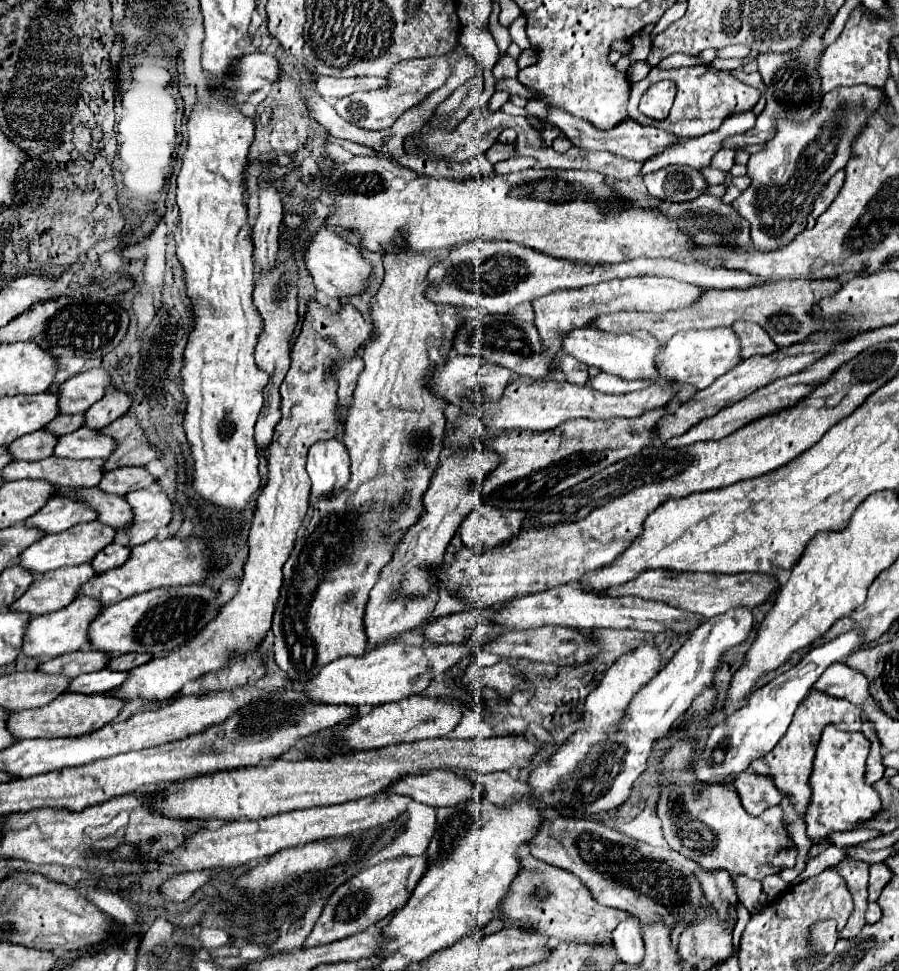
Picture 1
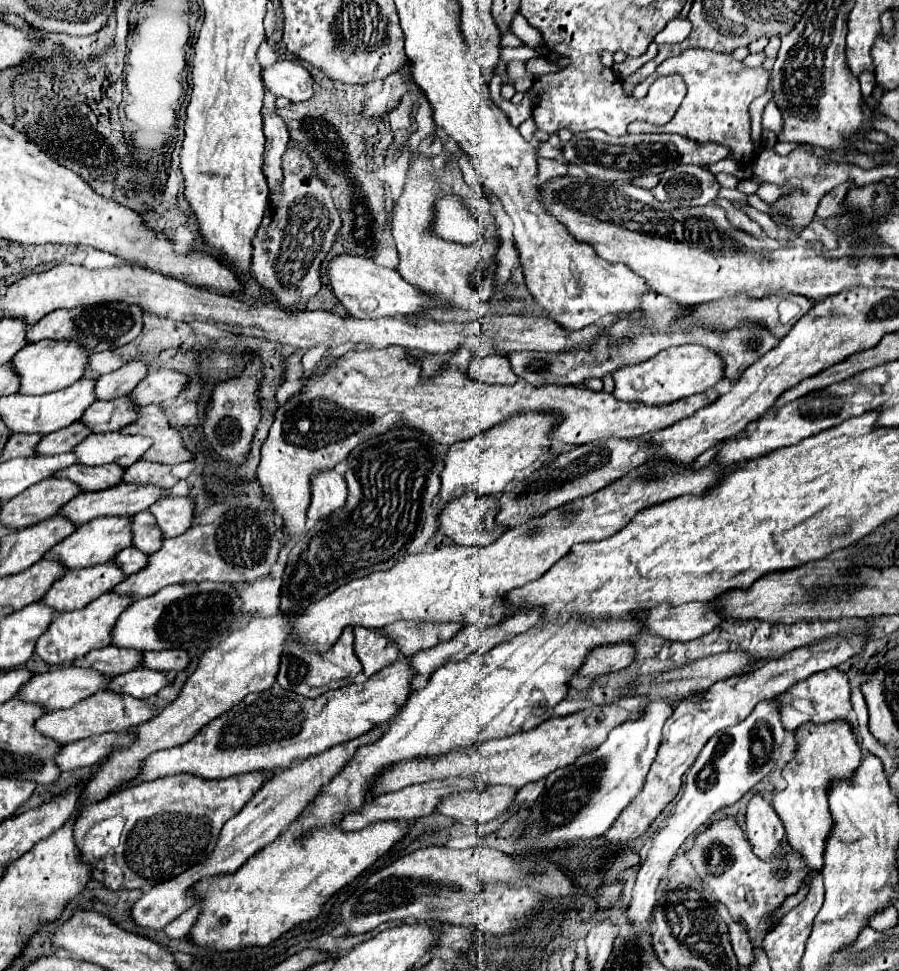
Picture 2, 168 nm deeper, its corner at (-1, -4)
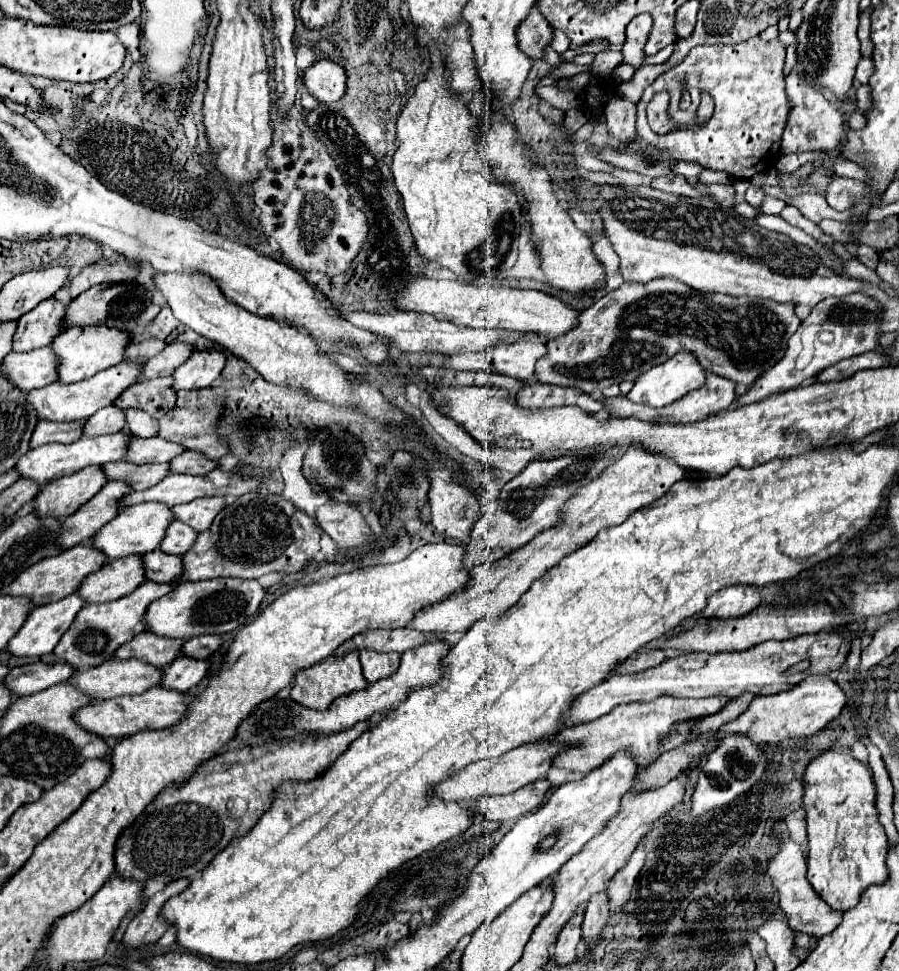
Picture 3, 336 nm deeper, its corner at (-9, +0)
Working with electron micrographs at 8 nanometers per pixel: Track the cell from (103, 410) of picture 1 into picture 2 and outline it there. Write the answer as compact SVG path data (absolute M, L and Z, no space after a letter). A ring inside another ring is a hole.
M157 369L151 371L129 395L135 405L145 407L149 403L173 401L185 387L187 375L177 369Z

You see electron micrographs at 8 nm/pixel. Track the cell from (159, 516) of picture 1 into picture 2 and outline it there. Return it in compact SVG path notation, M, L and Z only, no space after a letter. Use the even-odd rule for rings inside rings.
M163 497L149 509L165 537L185 533L195 517L195 501L191 497Z

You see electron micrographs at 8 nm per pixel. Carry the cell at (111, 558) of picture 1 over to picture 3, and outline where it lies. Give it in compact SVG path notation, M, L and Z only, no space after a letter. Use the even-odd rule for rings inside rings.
M159 549L143 553L143 567L145 567L145 579L155 583L173 583L181 575L181 559L169 553L163 553Z

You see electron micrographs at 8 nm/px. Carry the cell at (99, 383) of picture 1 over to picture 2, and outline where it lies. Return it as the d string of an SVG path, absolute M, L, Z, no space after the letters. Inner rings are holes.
M129 361L121 369L101 375L95 385L97 399L109 401L117 397L125 397L133 391L133 387L151 371L151 367L145 361Z

